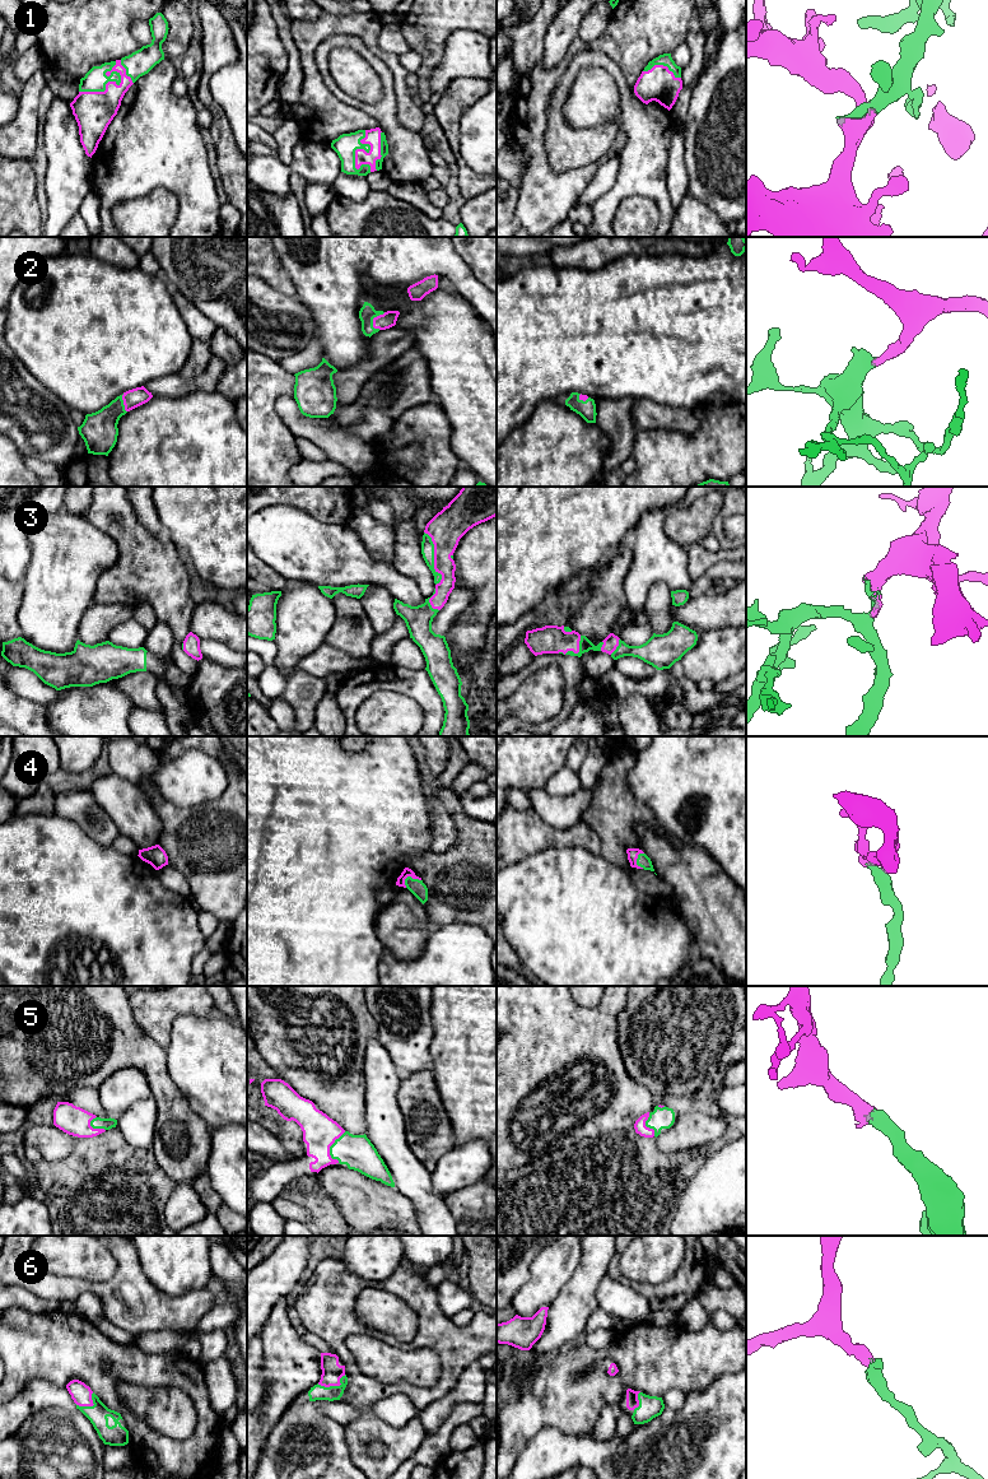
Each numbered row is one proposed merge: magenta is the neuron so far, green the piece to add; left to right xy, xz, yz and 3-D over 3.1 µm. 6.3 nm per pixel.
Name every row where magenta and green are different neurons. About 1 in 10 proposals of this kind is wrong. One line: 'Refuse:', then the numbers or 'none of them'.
Refuse: none of them

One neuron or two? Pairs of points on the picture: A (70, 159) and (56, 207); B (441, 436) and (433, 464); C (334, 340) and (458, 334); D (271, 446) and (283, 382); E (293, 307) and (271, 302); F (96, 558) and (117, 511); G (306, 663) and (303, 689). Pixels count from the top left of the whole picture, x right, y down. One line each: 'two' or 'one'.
A: one
B: one
C: two
D: one
E: one
F: two
G: two

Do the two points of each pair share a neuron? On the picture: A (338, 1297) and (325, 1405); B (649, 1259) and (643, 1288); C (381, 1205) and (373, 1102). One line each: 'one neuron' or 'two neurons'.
A: two neurons
B: two neurons
C: two neurons

